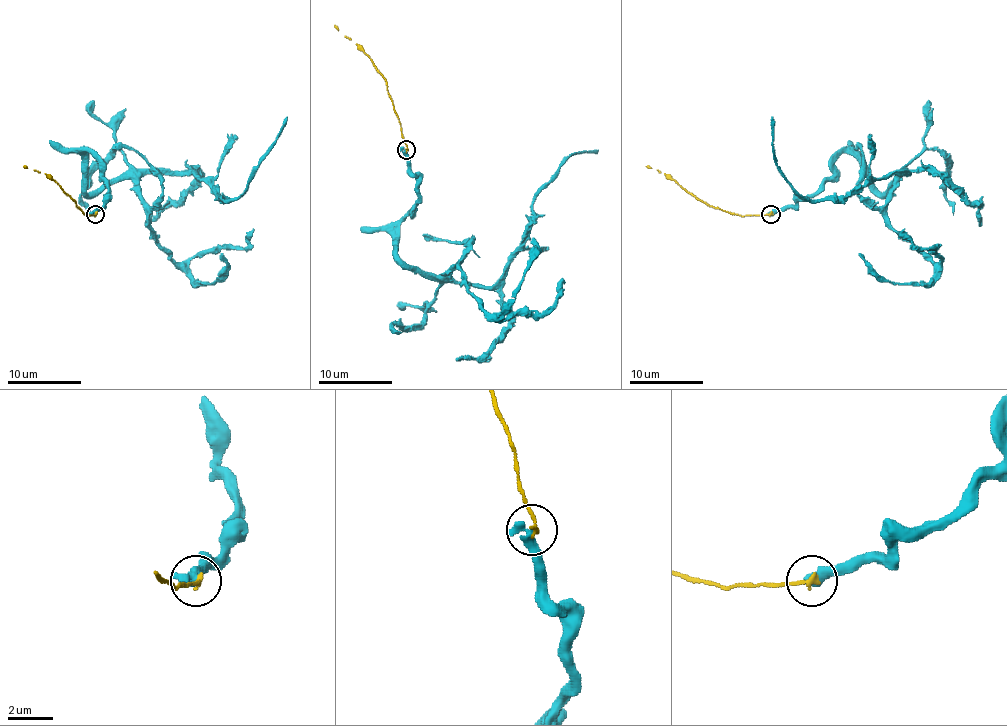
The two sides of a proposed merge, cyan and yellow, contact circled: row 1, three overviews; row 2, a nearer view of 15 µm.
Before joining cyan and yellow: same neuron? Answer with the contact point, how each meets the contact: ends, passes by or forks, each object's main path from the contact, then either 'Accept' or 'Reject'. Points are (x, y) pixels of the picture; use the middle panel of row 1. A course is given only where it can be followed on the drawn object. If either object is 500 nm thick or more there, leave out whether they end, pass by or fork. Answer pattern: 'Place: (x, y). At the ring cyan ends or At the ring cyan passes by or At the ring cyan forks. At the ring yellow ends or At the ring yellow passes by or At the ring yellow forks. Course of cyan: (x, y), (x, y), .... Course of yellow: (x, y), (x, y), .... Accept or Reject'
Place: (406, 149). Course of cyan: (405, 150), (418, 203), (402, 221), (398, 258), (477, 286), (501, 277), (534, 198), (571, 155), (598, 150). Course of yellow: (405, 150), (398, 115), (372, 60), (334, 25). Reject

